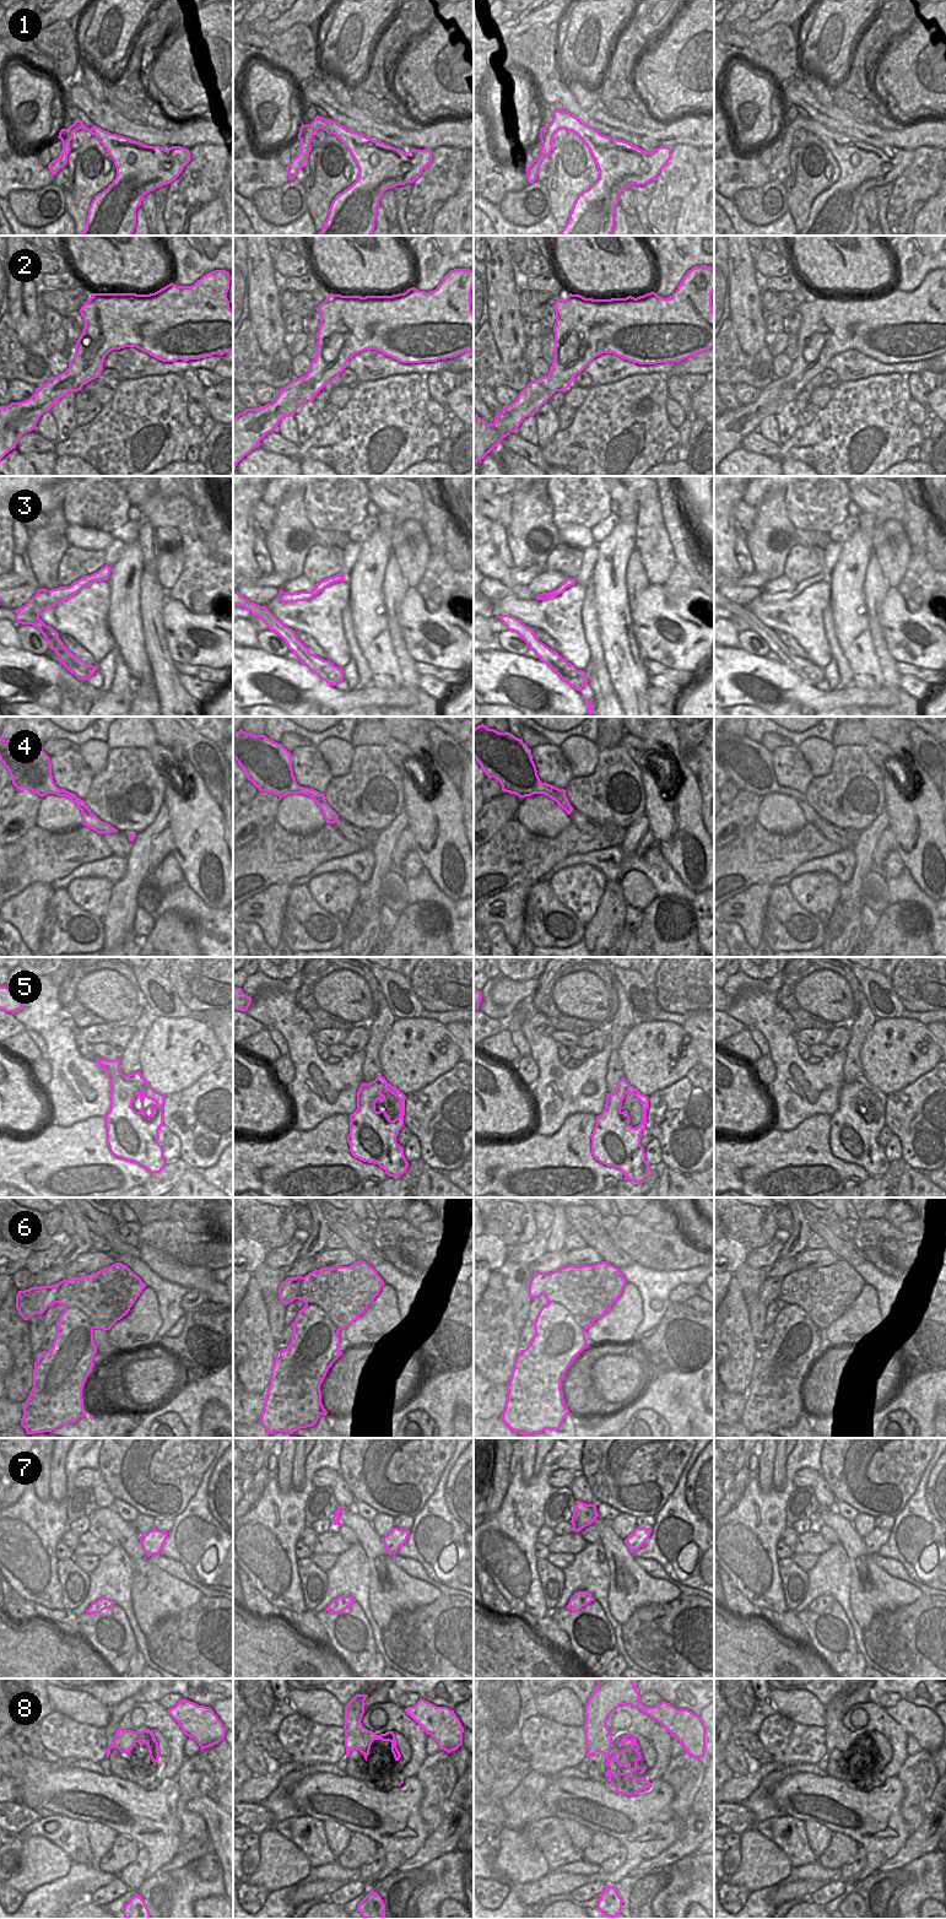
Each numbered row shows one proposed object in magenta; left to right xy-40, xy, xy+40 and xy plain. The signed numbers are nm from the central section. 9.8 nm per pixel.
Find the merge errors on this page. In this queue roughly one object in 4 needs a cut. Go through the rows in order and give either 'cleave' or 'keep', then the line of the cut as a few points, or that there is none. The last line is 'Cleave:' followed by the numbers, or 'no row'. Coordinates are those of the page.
1: keep; no cut
2: keep; no cut
3: keep; no cut
4: keep; no cut
5: keep; no cut
6: cleave; cut in xy-40 along (65, 1306), (76, 1306), (91, 1319), (99, 1317), (103, 1328)
7: keep; no cut
8: keep; no cut
Cleave: 6

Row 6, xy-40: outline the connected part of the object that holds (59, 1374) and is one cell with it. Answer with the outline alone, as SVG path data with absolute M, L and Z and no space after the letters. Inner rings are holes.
M65 1307L55 1324L58 1333L53 1347L47 1352L40 1352L34 1362L33 1388L23 1404L21 1426L27 1434L52 1432L87 1415L83 1407L82 1389L94 1366L93 1357L97 1353L93 1330L103 1329L104 1321L101 1317L91 1320L77 1307Z

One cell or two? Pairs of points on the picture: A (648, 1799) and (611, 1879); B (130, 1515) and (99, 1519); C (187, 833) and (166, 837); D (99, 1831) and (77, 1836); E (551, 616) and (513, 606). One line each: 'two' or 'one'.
A: one
B: two
C: two
D: two
E: one

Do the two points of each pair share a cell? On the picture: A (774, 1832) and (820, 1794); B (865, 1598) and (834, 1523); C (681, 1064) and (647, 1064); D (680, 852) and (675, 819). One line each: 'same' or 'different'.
A: different
B: same
C: same
D: same

